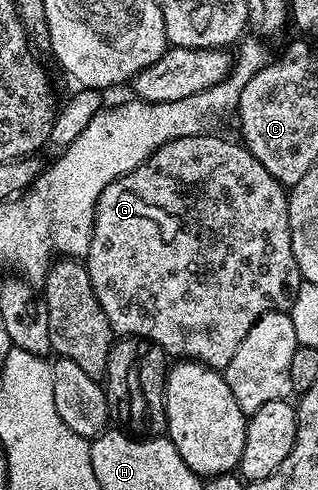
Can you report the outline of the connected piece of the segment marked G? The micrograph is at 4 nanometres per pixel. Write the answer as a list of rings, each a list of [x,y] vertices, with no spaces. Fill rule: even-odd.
[[[219,134],[201,136],[182,136],[170,140],[161,146],[137,170],[119,176],[101,194],[95,207],[95,225],[93,238],[89,242],[89,250],[85,257],[89,282],[93,282],[93,294],[97,294],[97,302],[101,302],[101,310],[105,310],[105,318],[109,318],[112,333],[123,338],[138,338],[143,342],[160,344],[168,357],[196,360],[206,368],[222,370],[229,366],[233,354],[237,354],[237,346],[241,346],[241,338],[249,334],[251,327],[260,318],[270,312],[281,312],[291,307],[301,283],[297,270],[297,258],[293,258],[293,242],[289,230],[288,193],[284,185],[278,184],[253,158],[249,149],[242,143],[222,140]]]

